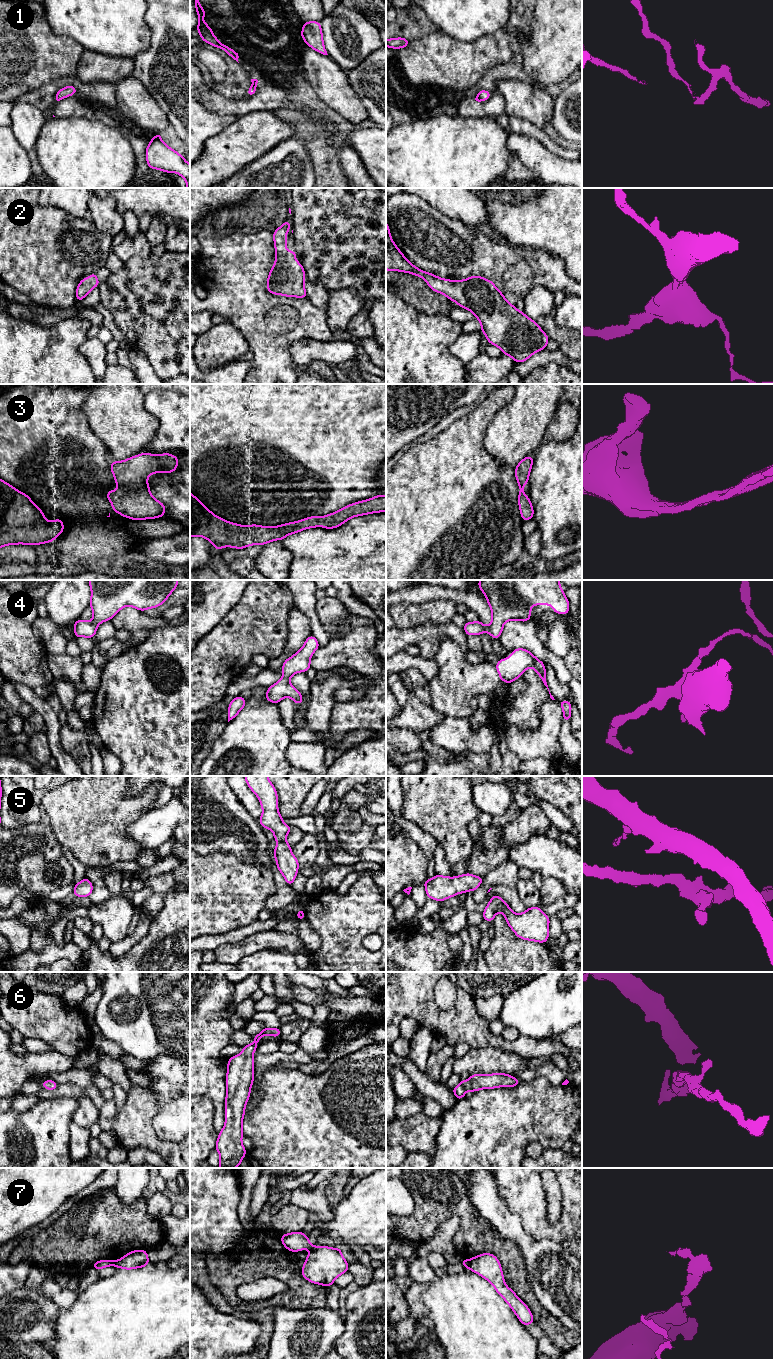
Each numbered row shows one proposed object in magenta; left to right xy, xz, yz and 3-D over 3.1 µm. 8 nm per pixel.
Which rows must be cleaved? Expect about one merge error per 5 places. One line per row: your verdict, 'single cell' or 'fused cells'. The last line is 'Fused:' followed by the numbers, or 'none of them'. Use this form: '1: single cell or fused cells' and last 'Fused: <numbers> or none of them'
1: fused cells
2: single cell
3: single cell
4: single cell
5: single cell
6: single cell
7: fused cells
Fused: 1, 7

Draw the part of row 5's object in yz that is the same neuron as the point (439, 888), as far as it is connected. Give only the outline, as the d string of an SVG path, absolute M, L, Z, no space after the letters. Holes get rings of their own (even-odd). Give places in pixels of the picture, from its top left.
M470 873L455 877L436 874L433 879L427 879L423 885L428 898L442 902L460 893L475 891L483 882L484 877L478 877Z

